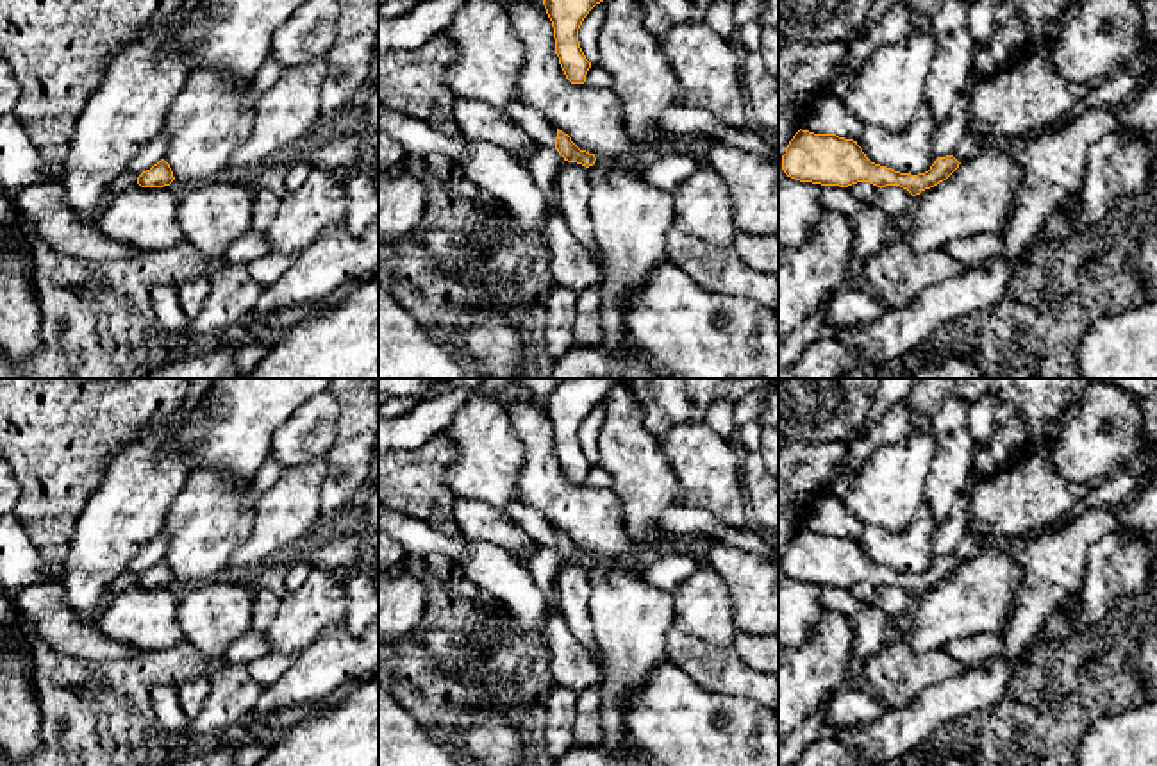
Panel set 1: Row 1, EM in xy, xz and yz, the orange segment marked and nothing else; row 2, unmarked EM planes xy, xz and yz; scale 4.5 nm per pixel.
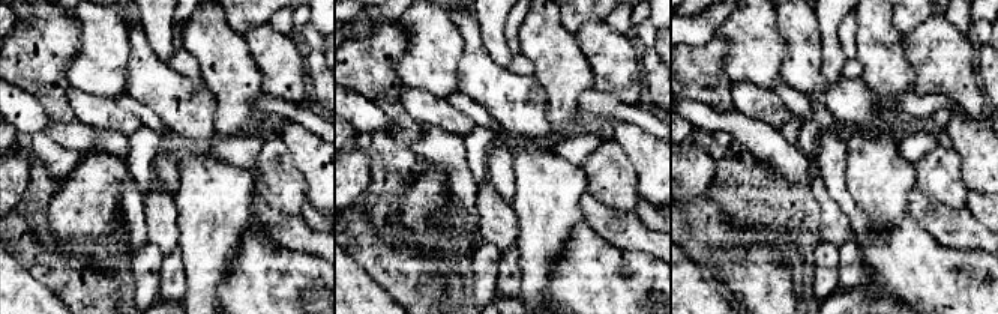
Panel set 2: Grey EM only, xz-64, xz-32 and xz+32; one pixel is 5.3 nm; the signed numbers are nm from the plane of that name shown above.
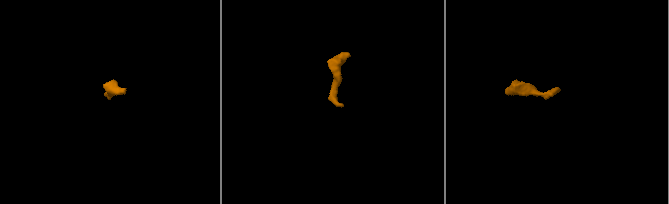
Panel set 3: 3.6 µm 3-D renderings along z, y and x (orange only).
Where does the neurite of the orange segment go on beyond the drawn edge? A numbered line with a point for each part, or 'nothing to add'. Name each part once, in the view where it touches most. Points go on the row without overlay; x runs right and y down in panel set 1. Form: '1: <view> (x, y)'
1: xz (545, 565)

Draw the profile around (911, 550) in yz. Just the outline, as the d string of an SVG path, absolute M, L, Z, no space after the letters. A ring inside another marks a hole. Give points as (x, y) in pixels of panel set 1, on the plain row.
M923 502L905 530L887 532L880 527L866 527L857 545L871 562L918 575L928 571L937 559L934 554L937 529L930 507Z

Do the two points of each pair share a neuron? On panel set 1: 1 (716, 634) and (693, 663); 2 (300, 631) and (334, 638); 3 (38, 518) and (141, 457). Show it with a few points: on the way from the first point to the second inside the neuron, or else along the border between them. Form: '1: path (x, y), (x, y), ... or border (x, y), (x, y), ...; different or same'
1: border (675, 625), (706, 643), (731, 647); different
2: border (343, 624), (325, 627), (297, 656); different
3: border (125, 445), (111, 461), (102, 484), (79, 516); different

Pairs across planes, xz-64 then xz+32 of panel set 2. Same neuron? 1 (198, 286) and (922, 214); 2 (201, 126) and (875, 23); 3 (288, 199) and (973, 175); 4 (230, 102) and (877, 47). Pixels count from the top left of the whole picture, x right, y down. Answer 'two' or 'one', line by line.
1: two
2: two
3: two
4: one

